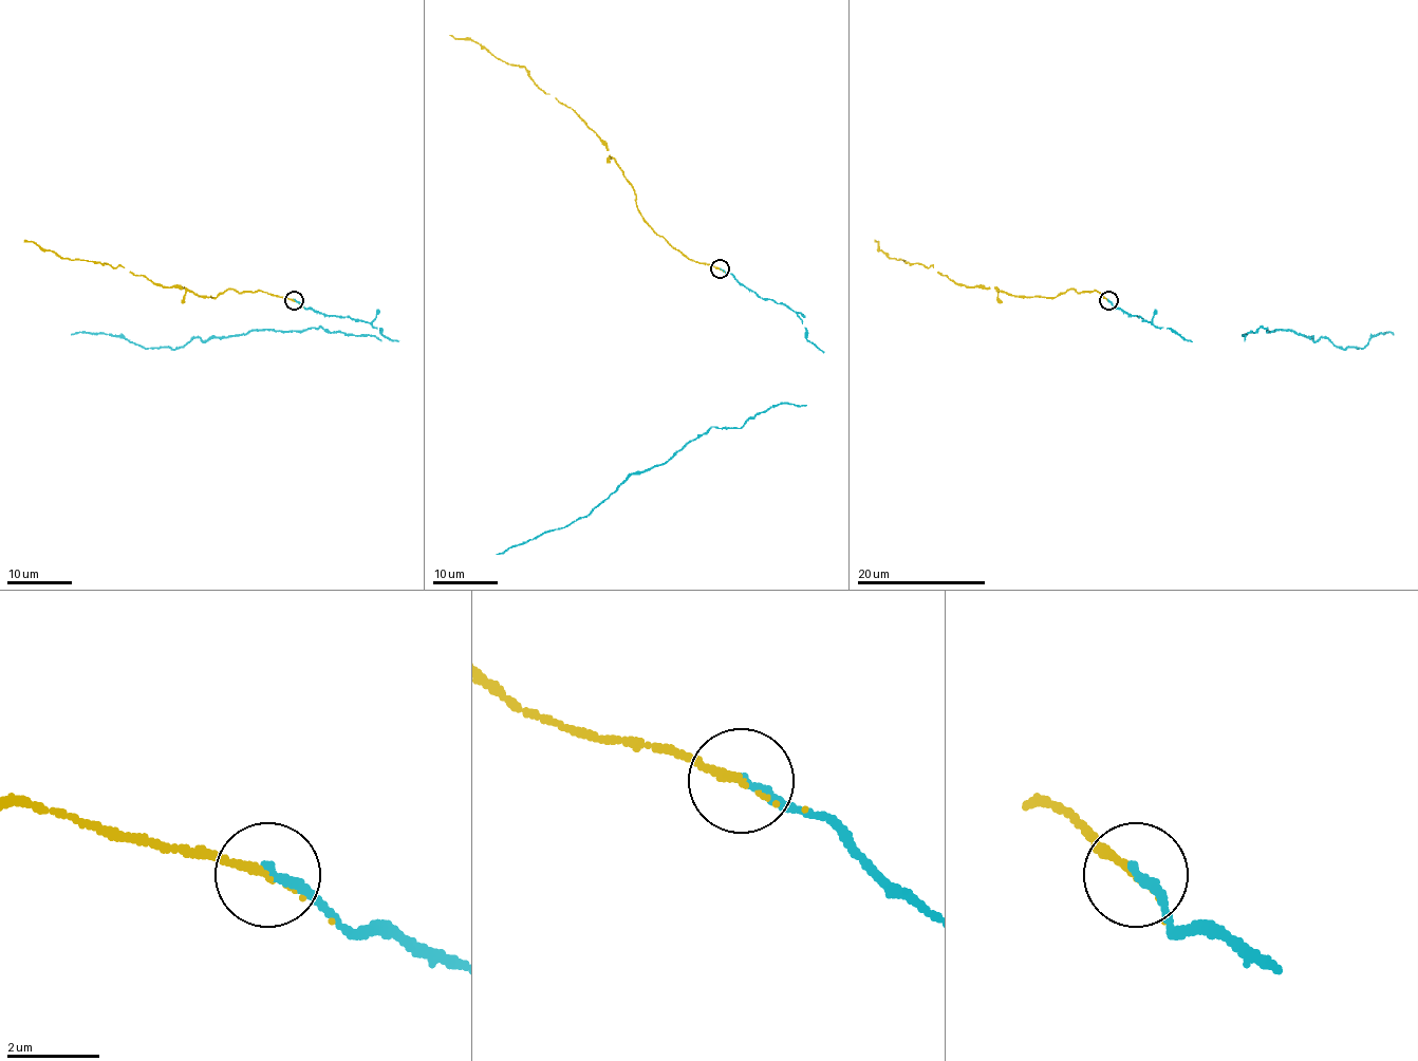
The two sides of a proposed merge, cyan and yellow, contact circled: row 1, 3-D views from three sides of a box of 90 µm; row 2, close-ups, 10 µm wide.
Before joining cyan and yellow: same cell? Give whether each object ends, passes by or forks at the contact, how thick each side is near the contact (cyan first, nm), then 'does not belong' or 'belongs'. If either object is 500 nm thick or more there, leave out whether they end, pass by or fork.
cyan ends | yellow ends | 220/180 nm | belongs

